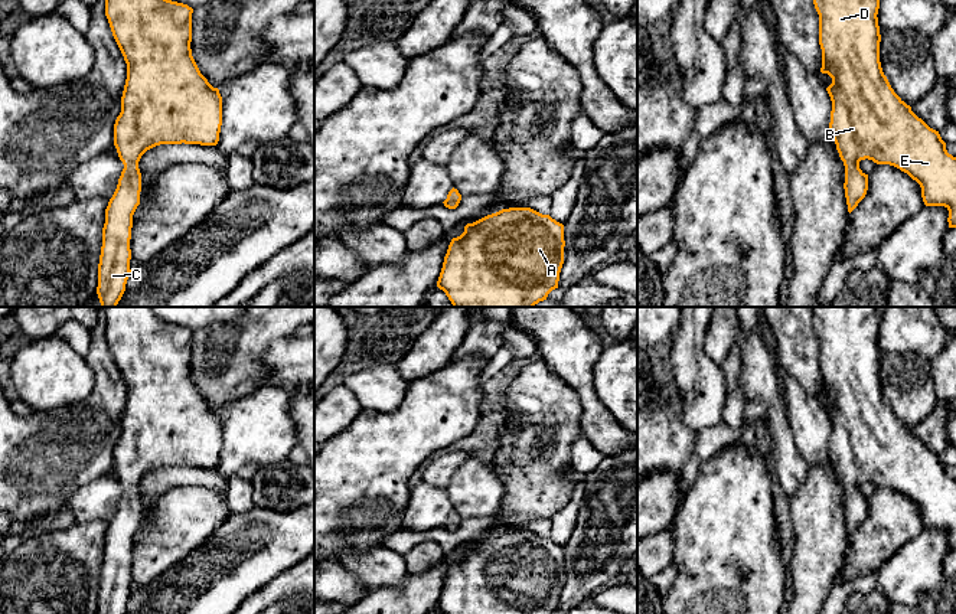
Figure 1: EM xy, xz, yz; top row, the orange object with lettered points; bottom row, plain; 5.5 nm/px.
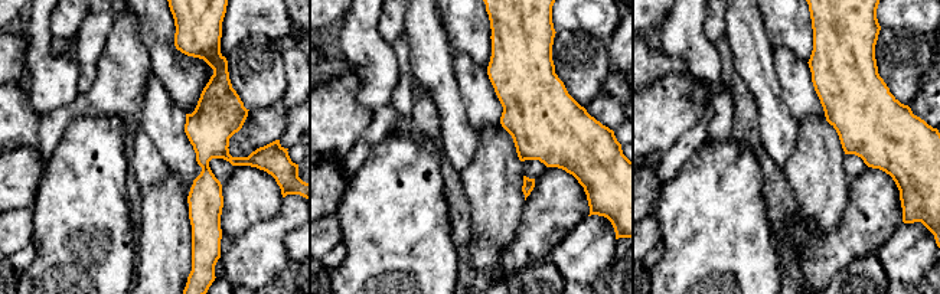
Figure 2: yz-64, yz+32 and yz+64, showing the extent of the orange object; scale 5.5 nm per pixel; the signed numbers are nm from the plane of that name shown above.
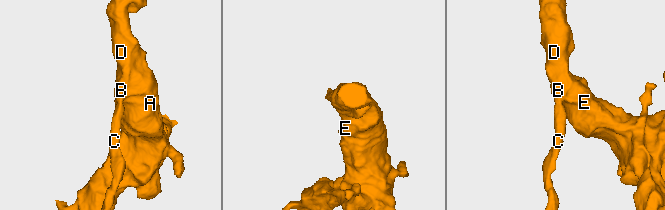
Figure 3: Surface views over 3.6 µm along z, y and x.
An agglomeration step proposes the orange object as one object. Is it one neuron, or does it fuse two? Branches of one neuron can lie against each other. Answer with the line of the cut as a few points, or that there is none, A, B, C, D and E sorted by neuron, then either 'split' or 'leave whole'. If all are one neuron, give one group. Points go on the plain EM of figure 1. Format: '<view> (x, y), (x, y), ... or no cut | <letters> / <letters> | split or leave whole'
no cut | A B C D E | leave whole

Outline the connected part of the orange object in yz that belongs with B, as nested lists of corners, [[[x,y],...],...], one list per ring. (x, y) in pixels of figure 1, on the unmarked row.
[[[812,307],[812,310],[813,327],[819,337],[820,395],[832,401],[832,406],[826,411],[832,424],[829,458],[833,461],[845,489],[844,512],[848,535],[851,536],[867,517],[868,497],[859,491],[859,484],[868,481],[907,496],[920,507],[924,528],[944,529],[949,533],[949,551],[956,551],[956,480],[947,476],[939,454],[930,451],[894,415],[881,391],[881,357],[877,337],[885,307]]]

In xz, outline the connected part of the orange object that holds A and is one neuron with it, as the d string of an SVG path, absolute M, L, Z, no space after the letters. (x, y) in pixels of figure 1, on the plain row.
M509 530L464 549L444 579L437 610L443 614L552 614L564 587L564 548L531 530Z

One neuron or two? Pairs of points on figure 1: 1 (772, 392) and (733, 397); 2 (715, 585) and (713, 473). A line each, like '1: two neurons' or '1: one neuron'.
1: two neurons
2: one neuron

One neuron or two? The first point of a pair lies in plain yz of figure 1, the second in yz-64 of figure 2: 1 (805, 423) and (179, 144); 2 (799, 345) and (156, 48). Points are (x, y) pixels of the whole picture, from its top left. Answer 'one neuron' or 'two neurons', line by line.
1: one neuron
2: one neuron

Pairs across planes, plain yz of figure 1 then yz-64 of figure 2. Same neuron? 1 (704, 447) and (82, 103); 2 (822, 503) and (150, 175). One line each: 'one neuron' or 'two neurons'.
1: one neuron
2: two neurons

